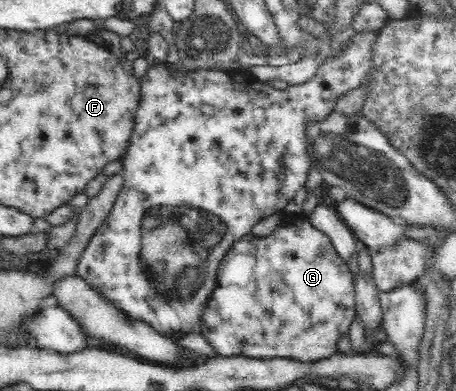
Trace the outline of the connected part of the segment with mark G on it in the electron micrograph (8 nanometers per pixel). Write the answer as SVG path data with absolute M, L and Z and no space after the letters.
M303 213L285 214L283 224L272 235L258 237L248 234L224 255L200 330L218 355L291 358L312 364L337 354L338 340L349 332L356 316L354 278L331 239L314 227L309 218Z

